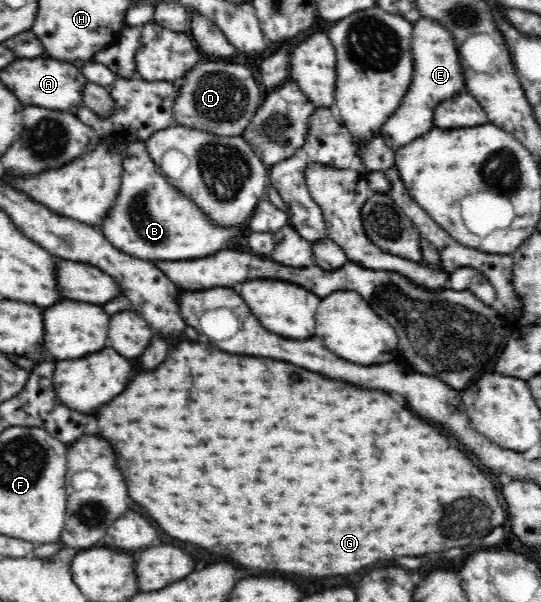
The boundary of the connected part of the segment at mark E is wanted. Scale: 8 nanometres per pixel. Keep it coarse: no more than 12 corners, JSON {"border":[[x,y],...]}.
{"border":[[440,21],[413,23],[414,79],[381,136],[394,149],[462,93],[460,48]]}

